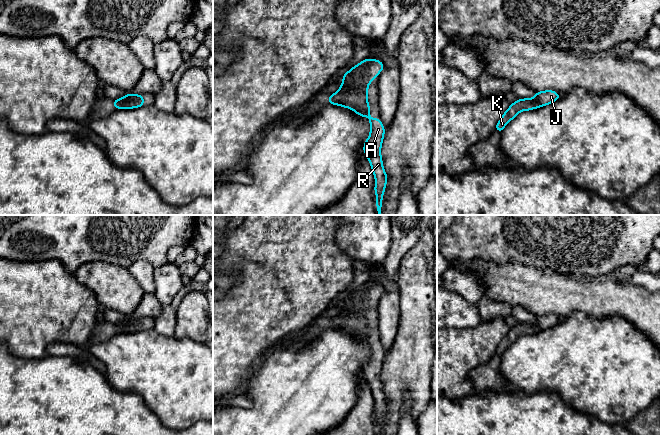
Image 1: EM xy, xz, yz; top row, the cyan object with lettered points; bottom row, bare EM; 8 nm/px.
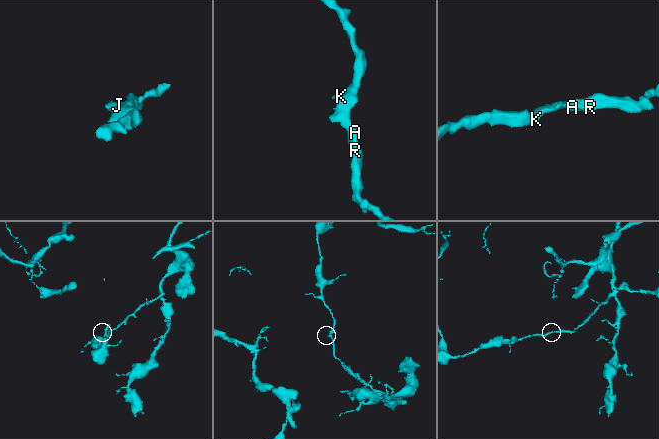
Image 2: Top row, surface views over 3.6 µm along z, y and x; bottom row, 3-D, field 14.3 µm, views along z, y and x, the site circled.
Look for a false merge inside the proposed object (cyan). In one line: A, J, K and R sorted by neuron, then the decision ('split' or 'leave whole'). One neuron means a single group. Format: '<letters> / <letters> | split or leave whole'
A J K R | leave whole

